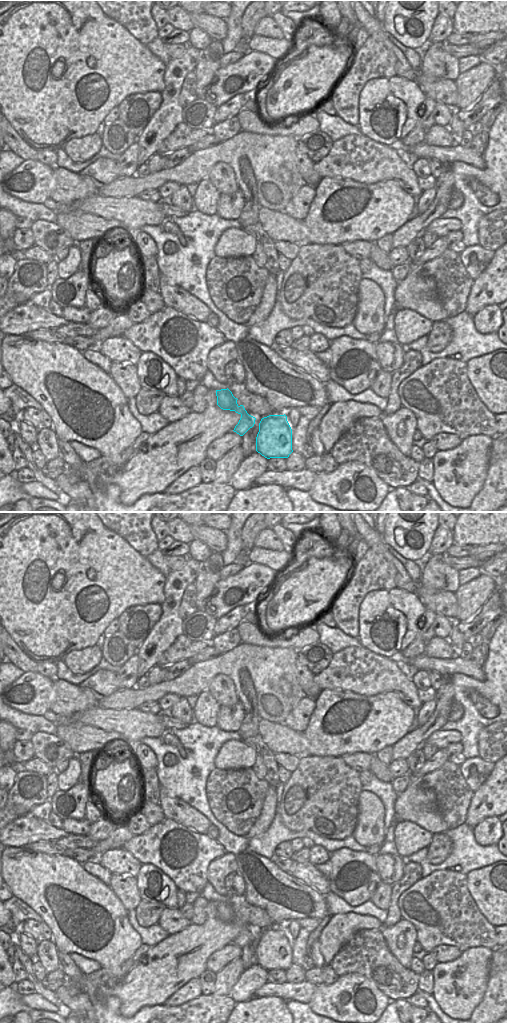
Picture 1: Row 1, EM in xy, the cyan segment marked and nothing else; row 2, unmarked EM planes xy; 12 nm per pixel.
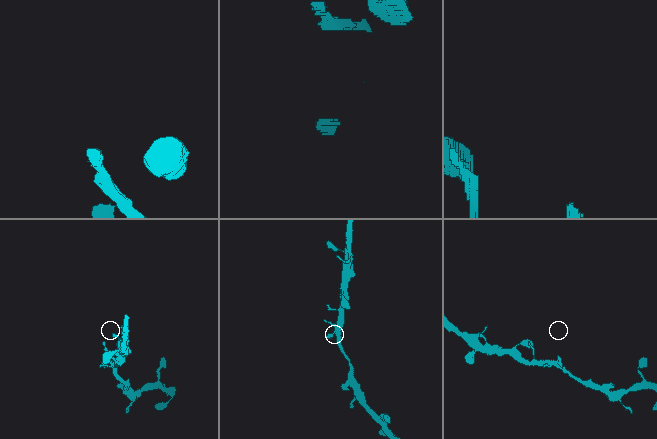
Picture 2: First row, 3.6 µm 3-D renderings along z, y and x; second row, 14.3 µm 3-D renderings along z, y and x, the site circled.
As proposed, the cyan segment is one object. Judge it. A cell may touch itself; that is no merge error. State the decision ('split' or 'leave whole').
leave whole

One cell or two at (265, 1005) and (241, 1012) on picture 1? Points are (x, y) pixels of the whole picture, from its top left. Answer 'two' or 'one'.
one

